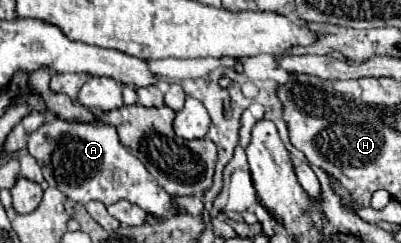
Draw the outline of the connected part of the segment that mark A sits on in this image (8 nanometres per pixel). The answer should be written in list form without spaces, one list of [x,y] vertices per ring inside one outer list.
[[[55,117],[31,133],[27,149],[43,167],[45,181],[81,205],[87,205],[91,199],[103,205],[127,199],[161,219],[169,219],[177,213],[171,207],[171,195],[155,183],[143,163],[119,143],[115,129],[105,123],[67,123]]]

